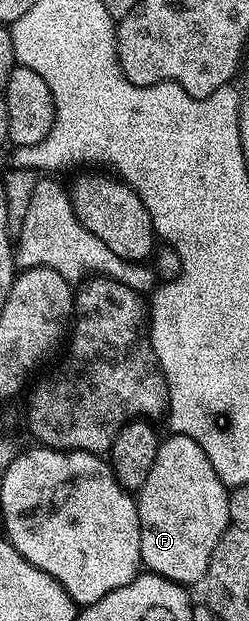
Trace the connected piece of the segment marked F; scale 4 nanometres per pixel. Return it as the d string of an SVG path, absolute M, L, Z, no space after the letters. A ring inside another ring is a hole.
M171 433L158 443L148 480L136 491L140 516L140 556L149 573L179 584L201 583L212 552L231 525L230 490L216 476L204 448L183 434Z

